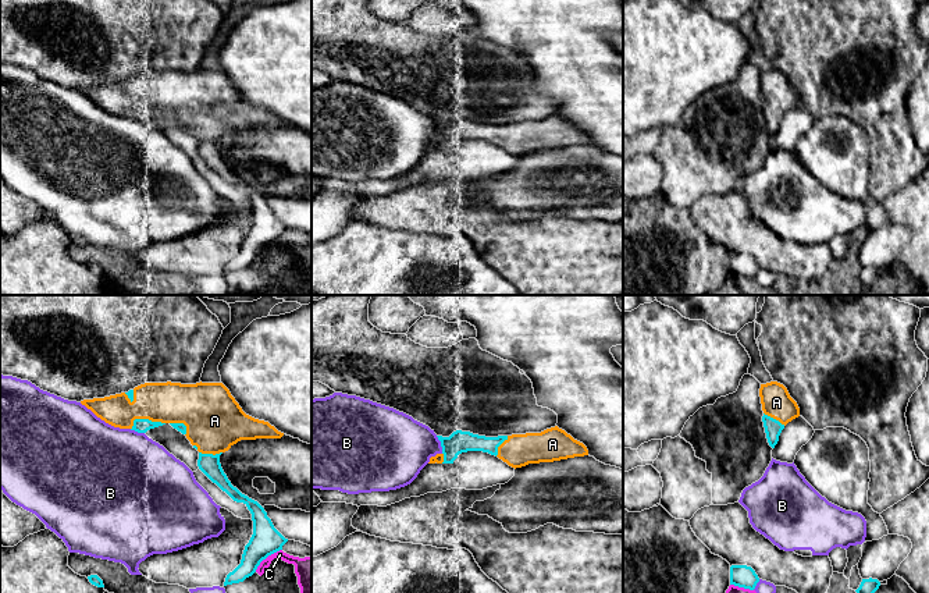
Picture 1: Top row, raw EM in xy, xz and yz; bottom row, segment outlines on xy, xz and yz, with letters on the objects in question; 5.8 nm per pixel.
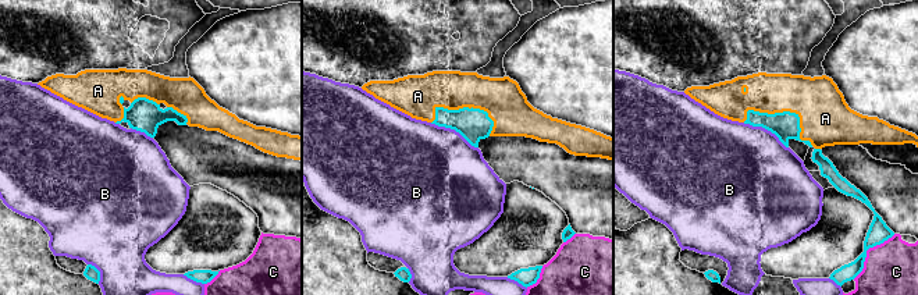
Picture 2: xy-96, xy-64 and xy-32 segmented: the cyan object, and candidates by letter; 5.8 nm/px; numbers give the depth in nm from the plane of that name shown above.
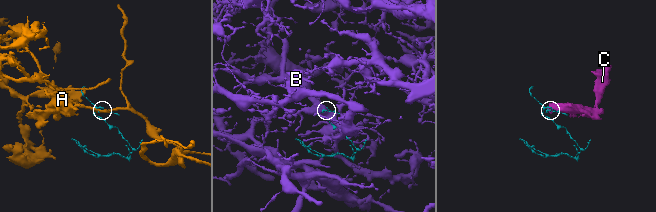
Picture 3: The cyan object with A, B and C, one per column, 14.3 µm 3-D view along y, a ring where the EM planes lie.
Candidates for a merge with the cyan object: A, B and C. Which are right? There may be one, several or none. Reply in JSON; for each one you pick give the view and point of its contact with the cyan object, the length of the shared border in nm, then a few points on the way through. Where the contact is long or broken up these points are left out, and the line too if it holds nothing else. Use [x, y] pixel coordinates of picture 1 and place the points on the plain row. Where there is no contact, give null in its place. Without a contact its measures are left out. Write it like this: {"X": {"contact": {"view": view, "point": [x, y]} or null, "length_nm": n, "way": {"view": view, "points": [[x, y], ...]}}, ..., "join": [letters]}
{"A": {"contact": {"view": "xy", "point": [145, 107]}, "length_nm": 200}, "join": ["A"]}

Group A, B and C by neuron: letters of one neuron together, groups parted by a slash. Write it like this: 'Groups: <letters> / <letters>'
Groups: A / B / C

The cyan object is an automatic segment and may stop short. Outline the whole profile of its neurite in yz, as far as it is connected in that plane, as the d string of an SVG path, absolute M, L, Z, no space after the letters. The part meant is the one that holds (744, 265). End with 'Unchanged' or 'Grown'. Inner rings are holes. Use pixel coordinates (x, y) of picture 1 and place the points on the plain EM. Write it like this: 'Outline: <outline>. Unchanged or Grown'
Outline: M747 253L730 255L730 273L754 278L758 270L759 266L751 255Z. Unchanged

